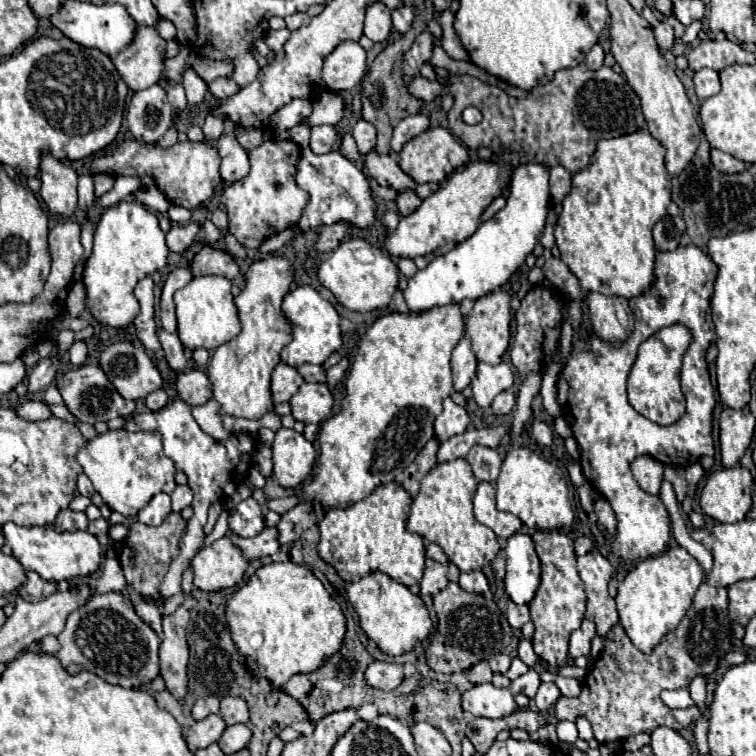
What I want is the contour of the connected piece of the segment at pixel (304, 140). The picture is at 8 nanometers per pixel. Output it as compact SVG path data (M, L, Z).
M301 120L295 128L289 130L289 134L291 134L291 140L293 140L295 144L299 144L299 146L307 146L307 144L309 144L311 126L309 126L305 120Z

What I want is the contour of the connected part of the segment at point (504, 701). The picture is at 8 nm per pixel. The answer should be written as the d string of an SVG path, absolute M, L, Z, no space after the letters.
M477 684L463 694L463 710L483 718L505 718L517 710L513 694L507 688L495 688L493 684Z

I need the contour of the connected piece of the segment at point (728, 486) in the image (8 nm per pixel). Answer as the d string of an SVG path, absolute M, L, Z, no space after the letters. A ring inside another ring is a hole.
M723 468L709 474L699 504L717 522L739 522L751 508L751 488L753 476L747 468Z

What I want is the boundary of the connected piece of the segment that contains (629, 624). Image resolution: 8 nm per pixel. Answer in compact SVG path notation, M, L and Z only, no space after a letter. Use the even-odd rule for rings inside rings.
M681 546L669 548L659 556L651 556L631 570L625 580L619 584L615 602L619 622L629 636L629 640L641 650L651 652L667 632L673 632L681 618L685 616L687 608L693 602L693 596L703 582L705 572L699 562Z

